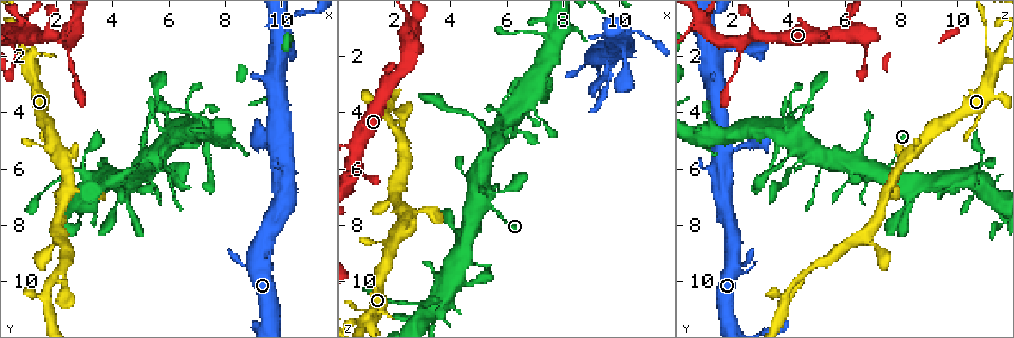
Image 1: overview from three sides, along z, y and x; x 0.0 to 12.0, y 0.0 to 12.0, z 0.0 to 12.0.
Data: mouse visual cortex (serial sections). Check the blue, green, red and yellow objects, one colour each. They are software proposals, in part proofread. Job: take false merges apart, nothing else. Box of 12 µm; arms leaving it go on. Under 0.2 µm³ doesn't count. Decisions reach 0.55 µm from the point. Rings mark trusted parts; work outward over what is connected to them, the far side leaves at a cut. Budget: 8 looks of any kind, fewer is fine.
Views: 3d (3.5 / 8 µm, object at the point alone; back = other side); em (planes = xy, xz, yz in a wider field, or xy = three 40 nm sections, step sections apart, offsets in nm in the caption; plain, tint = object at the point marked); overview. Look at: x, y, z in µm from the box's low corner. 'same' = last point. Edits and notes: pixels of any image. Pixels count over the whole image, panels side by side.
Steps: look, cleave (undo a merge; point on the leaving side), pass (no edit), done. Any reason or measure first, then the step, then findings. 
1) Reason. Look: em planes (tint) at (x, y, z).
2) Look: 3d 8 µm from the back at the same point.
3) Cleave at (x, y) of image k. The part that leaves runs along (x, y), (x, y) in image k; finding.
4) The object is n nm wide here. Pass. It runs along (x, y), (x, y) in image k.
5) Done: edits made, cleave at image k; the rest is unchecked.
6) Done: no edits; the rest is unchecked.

Thin neck. Look: 3d 8 µm at (1.0, 1.1, 11.0).

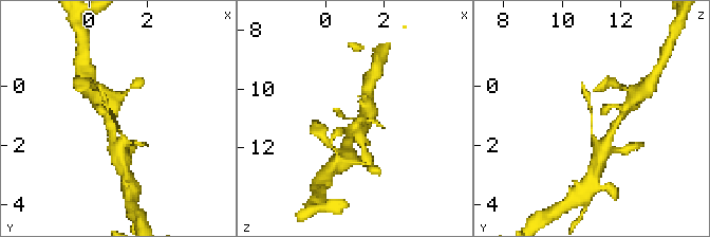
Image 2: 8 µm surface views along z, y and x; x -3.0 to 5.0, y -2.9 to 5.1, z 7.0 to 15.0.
Look: em xy step 3 (tint) at (0.9, 1.1, 11.0).

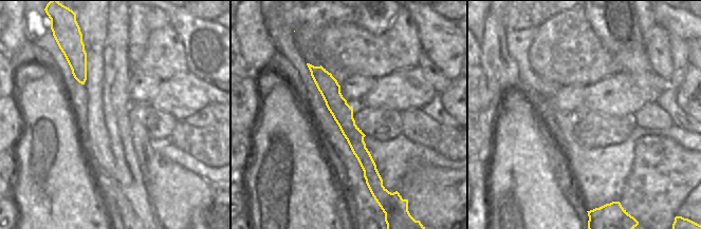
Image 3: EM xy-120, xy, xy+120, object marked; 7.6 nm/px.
The arms are 150, 200 nm wide. Pass. It runs along (312, 69), (343, 113), (373, 184) in image 3; continuous, no second cell.

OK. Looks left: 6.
Arms part here. Look: 3d 3.5 µm at (5.3, 5.5, 4.7).

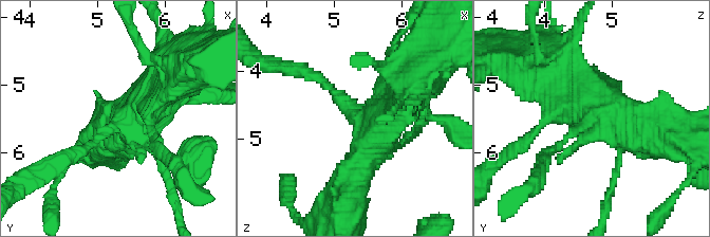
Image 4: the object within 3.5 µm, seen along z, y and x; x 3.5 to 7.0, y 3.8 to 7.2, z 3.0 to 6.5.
Now the EM. Look: em planes (tint) at (5.35, 5.50, 4.65).

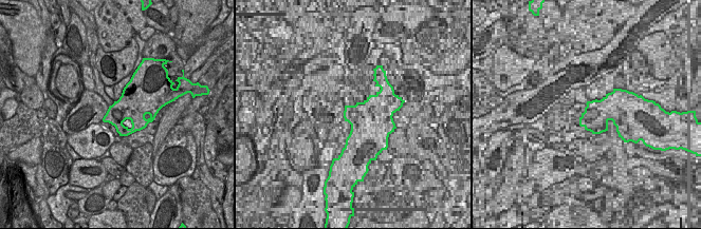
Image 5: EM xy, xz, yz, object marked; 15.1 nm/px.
Pass. It runs along (352, 183), (380, 124), (413, 83) in image 4; continuous, no second cell.

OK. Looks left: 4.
Sharp bend. Look: 3d 8 µm from the back at (3.3, 6.7, 11.0).

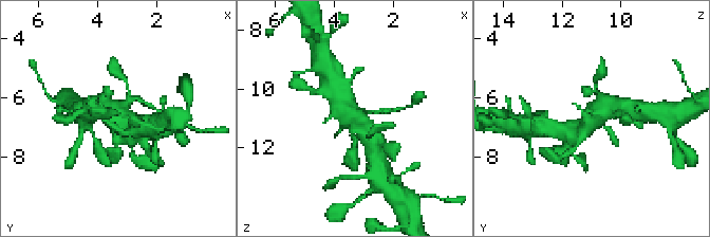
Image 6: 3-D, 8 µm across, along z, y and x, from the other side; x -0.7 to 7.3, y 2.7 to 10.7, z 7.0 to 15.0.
Closer look. Look: 3d 3.5 µm at (3.4, 6.7, 11.0).

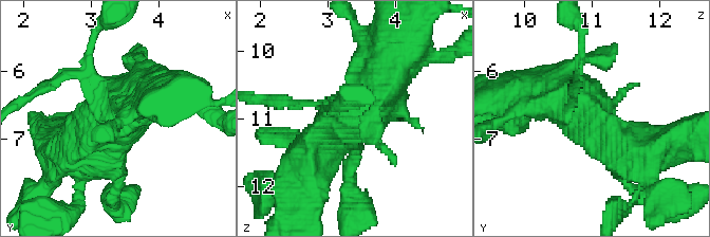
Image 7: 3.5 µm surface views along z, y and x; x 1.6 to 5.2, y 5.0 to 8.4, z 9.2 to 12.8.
Look: em xy step 2 (tint) at (3.30, 6.75, 11.00).

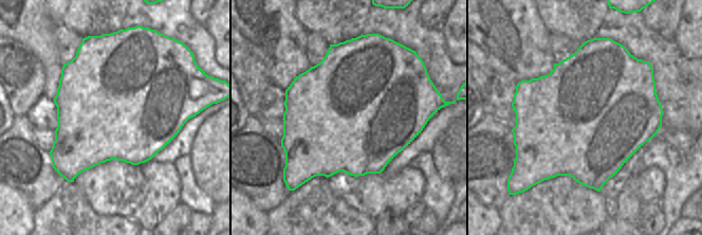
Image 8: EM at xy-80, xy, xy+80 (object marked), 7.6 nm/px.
Pass. It runs along (392, 54), (376, 92), (318, 146) in image 7; one cell here.

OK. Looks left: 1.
Done: no edits; the rest is unchecked.

